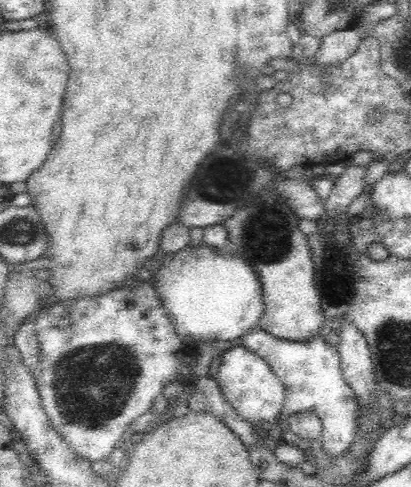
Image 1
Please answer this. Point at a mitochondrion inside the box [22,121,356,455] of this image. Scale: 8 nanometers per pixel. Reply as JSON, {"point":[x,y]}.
{"point":[93,383]}

